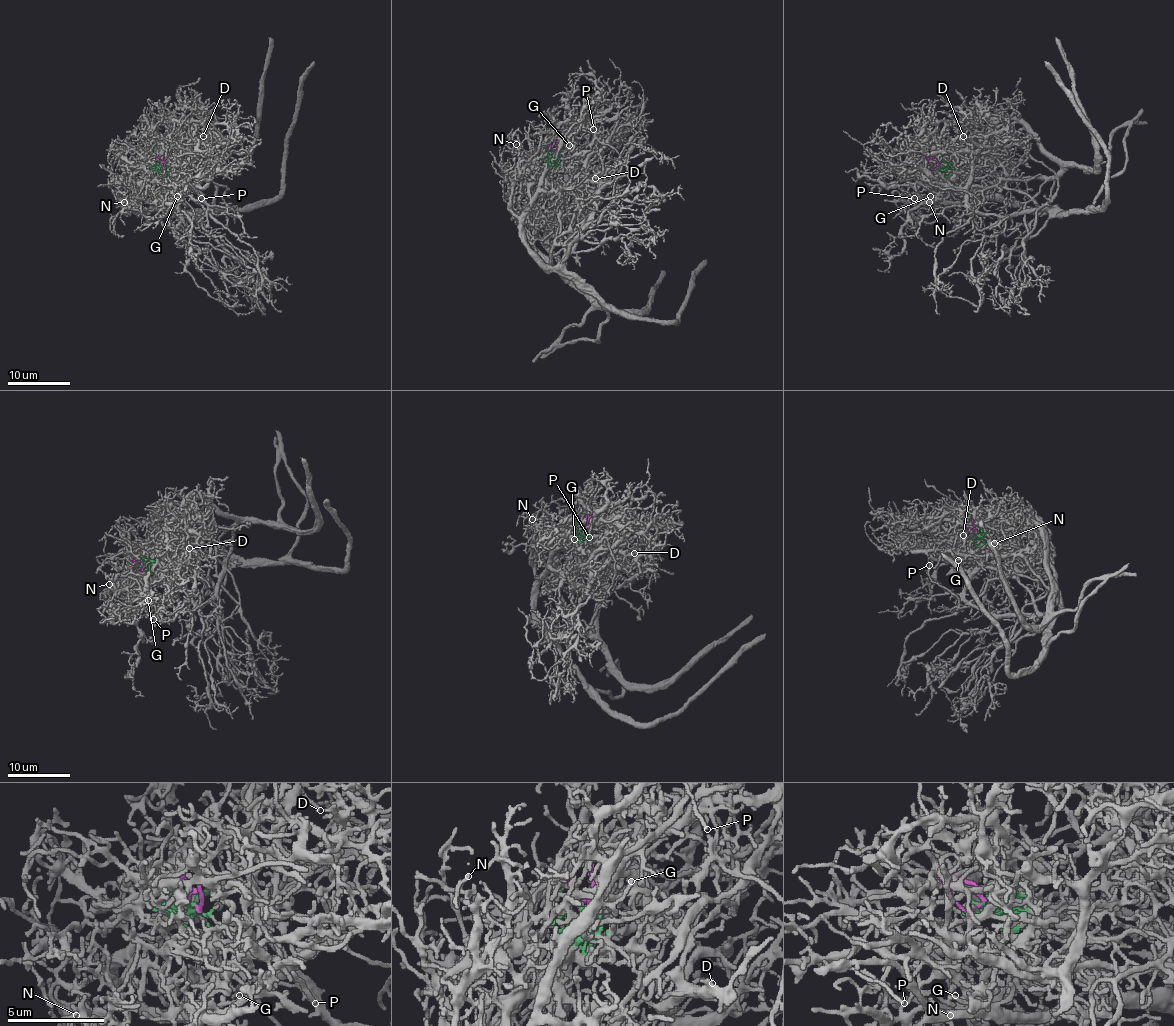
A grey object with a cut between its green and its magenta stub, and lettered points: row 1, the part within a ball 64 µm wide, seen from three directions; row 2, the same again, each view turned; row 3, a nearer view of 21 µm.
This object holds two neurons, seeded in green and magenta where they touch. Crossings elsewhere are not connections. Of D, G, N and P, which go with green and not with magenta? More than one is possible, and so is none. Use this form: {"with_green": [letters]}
{"with_green": ["D", "G", "N", "P"]}

